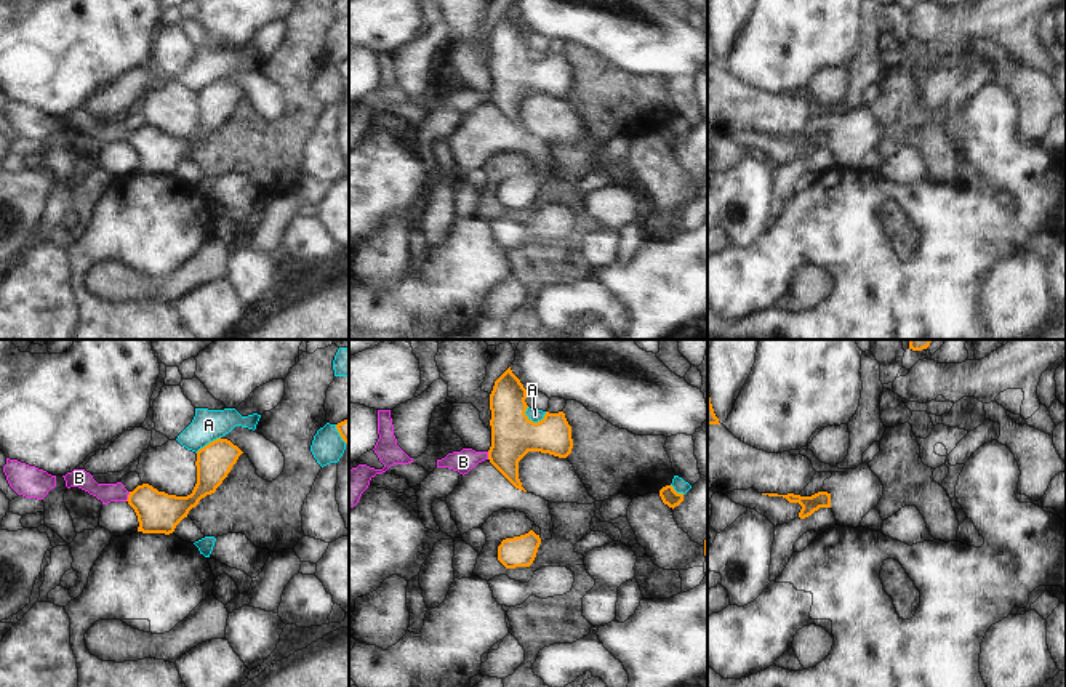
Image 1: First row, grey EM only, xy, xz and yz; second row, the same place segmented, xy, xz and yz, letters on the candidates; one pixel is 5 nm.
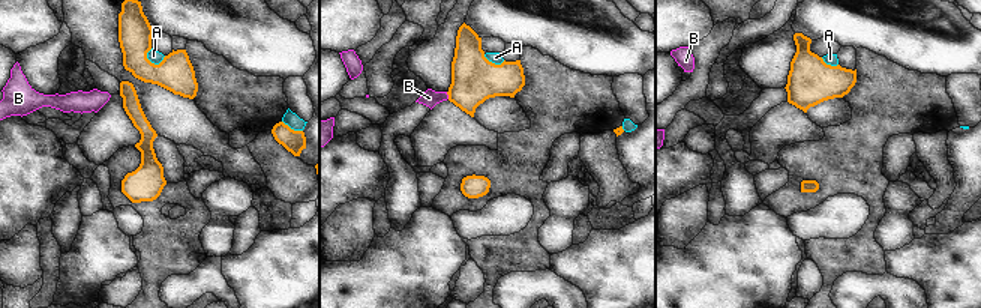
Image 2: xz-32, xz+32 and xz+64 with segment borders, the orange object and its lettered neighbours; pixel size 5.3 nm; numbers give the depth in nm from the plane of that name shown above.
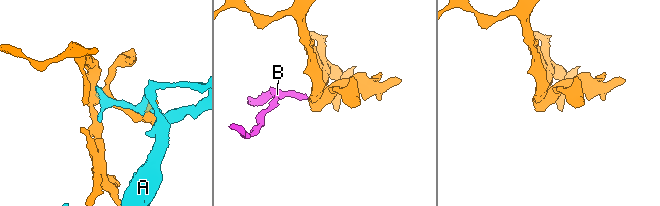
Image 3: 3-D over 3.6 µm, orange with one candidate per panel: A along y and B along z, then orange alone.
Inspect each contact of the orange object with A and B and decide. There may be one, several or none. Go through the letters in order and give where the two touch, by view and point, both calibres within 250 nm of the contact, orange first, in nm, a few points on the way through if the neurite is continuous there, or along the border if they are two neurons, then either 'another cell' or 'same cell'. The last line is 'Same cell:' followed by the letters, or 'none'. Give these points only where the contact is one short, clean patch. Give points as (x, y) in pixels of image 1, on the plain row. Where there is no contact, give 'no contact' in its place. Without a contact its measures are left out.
A: contact xz (535, 64); calibres 220 and 60 nm; another cell
B: contact xy (128, 138); calibres 200 and 100 nm; way xy (157, 152), (143, 140), (128, 138), (106, 133); same cell
Same cell: B

